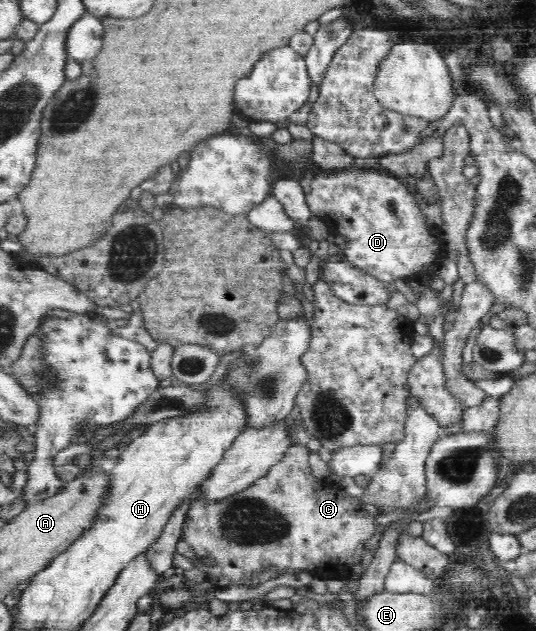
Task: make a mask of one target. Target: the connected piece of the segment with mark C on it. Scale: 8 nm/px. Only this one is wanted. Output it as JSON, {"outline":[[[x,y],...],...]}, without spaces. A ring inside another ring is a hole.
{"outline":[[[292,445],[265,476],[256,480],[244,492],[232,494],[224,500],[205,500],[199,496],[187,512],[182,541],[192,546],[194,553],[202,558],[212,558],[214,565],[201,564],[203,572],[216,589],[230,585],[253,587],[264,584],[269,579],[278,578],[290,572],[290,568],[305,569],[317,578],[349,579],[351,568],[361,562],[364,543],[378,529],[375,516],[369,516],[360,507],[360,500],[348,495],[344,489],[330,485],[328,481],[317,480],[310,469],[310,449],[302,445]],[[268,565],[277,566],[277,571],[261,571]]]}

